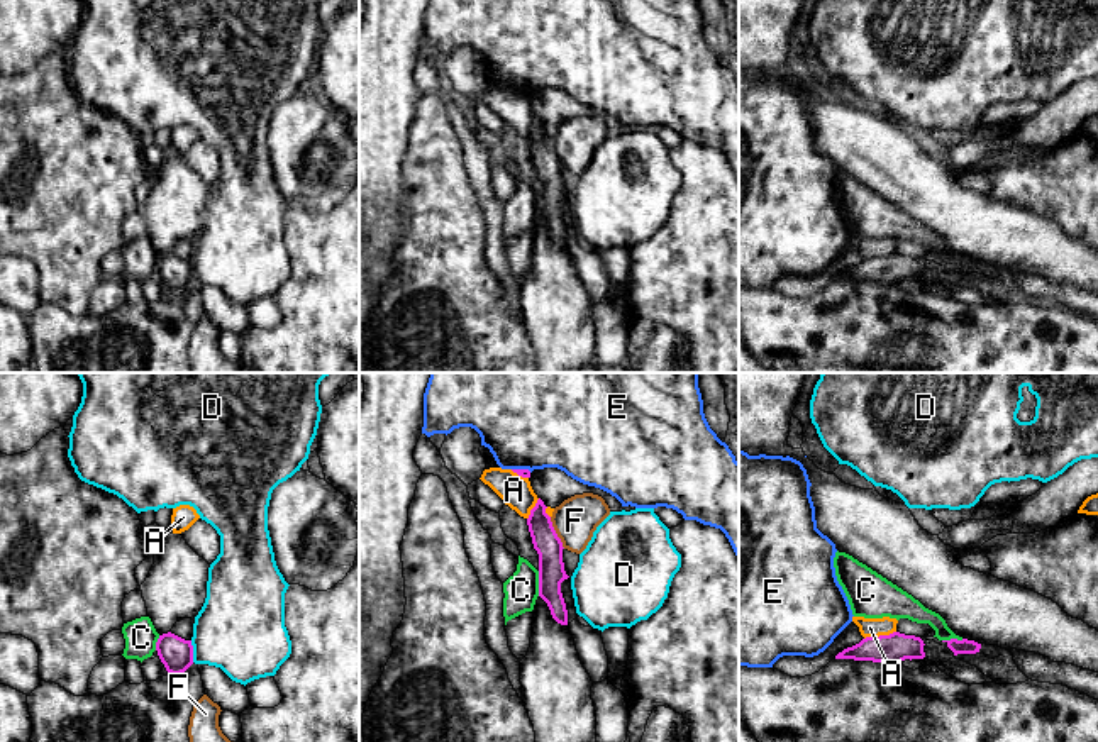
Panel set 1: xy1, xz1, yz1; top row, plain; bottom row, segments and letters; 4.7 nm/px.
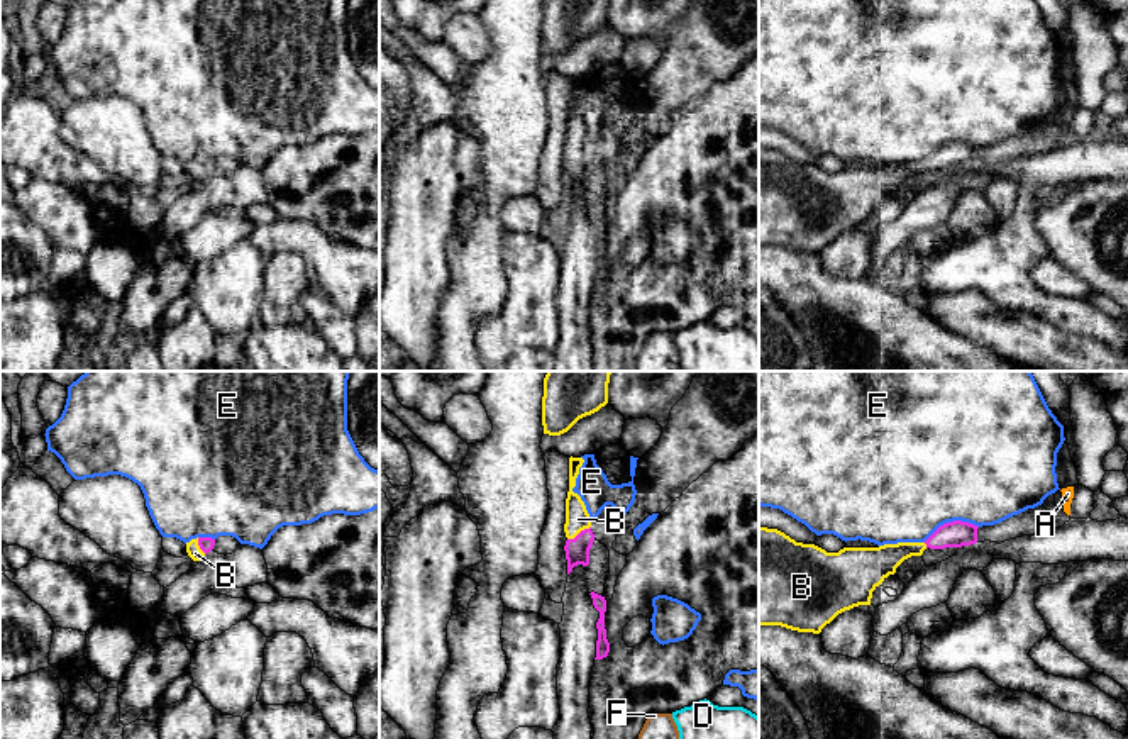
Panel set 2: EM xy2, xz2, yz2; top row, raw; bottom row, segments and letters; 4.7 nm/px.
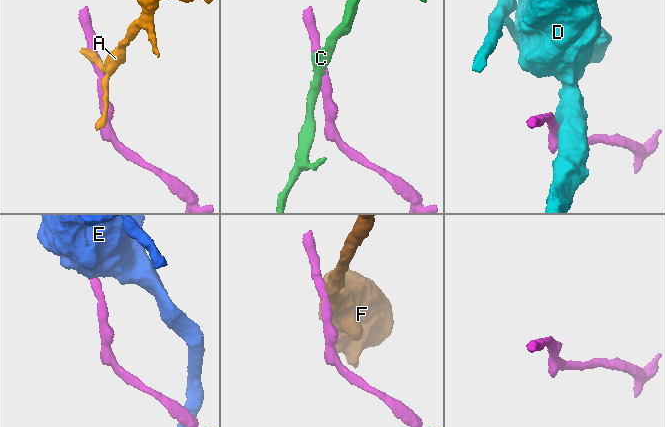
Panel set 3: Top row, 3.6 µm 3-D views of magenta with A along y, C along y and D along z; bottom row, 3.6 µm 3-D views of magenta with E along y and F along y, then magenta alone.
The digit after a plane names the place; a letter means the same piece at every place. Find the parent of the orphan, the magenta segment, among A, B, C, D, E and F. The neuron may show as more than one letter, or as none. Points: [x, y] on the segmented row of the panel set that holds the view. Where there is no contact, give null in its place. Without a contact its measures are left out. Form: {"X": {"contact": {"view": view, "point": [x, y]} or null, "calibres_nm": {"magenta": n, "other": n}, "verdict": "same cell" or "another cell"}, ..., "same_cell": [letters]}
{"A": {"contact": {"view": "yz1", "point": [880, 636]}, "calibres_nm": {"magenta": 140, "other": 100}, "verdict": "another cell"}, "B": {"contact": {"view": "xz2", "point": [580, 533]}, "calibres_nm": {"magenta": 110, "other": 120}, "verdict": "same cell"}, "C": {"contact": {"view": "xz1", "point": [539, 583]}, "calibres_nm": {"magenta": 130, "other": 160}, "verdict": "another cell"}, "D": {"contact": {"view": "xy1", "point": [192, 651]}, "calibres_nm": {"magenta": 160, "other": 420}, "verdict": "another cell"}, "E": {"contact": {"view": "yz2", "point": [951, 522]}, "calibres_nm": {"magenta": 130, "other": 480}, "verdict": "another cell"}, "F": {"contact": {"view": "xz1", "point": [554, 532]}, "calibres_nm": {"magenta": 130, "other": 200}, "verdict": "another cell"}, "same_cell": ["B"]}

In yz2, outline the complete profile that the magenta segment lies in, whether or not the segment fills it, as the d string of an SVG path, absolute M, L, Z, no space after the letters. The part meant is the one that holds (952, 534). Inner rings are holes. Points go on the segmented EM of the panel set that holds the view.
M954 520L925 542L843 547L827 553L759 525L759 625L820 634L838 614L871 605L872 592L911 556L926 547L977 542L977 525Z

